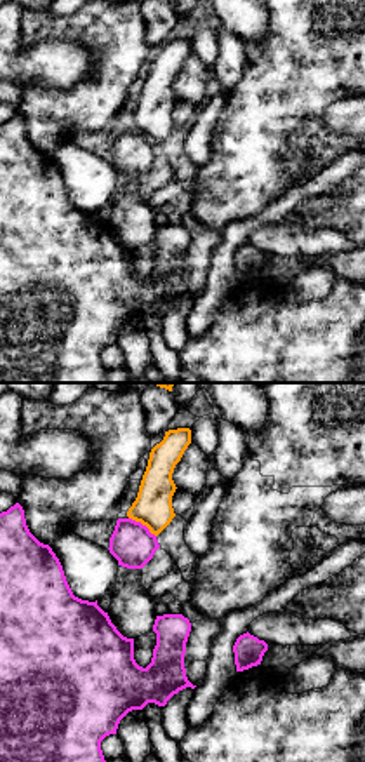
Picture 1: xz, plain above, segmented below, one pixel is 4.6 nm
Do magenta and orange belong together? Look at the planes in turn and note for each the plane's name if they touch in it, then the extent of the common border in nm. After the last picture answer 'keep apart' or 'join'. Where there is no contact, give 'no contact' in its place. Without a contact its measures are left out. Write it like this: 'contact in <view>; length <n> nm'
contact in xz; length 160 nm

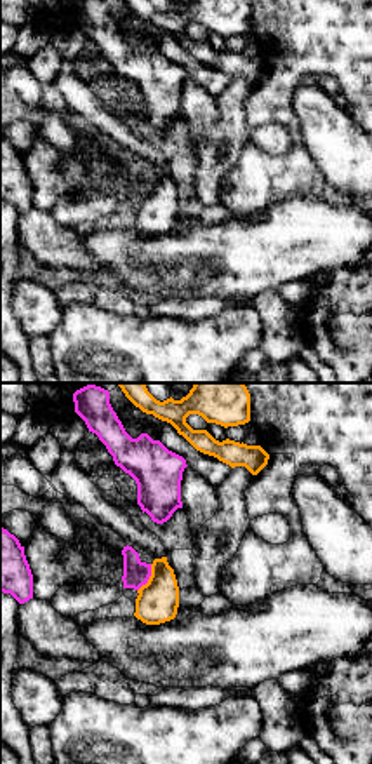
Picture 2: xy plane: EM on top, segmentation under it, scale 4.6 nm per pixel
contact in xy; length 140 nm

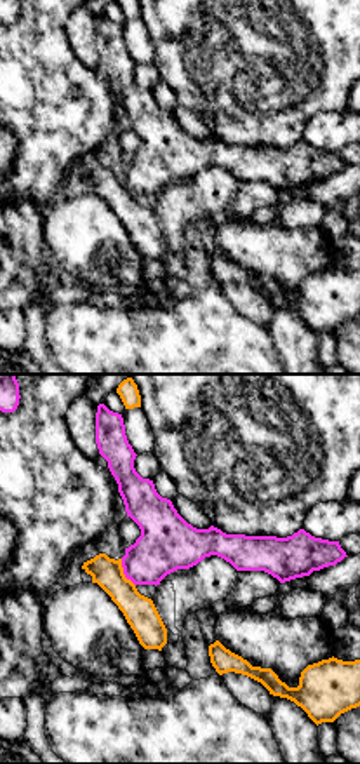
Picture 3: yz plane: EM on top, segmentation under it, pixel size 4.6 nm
contact in yz; length 140 nm

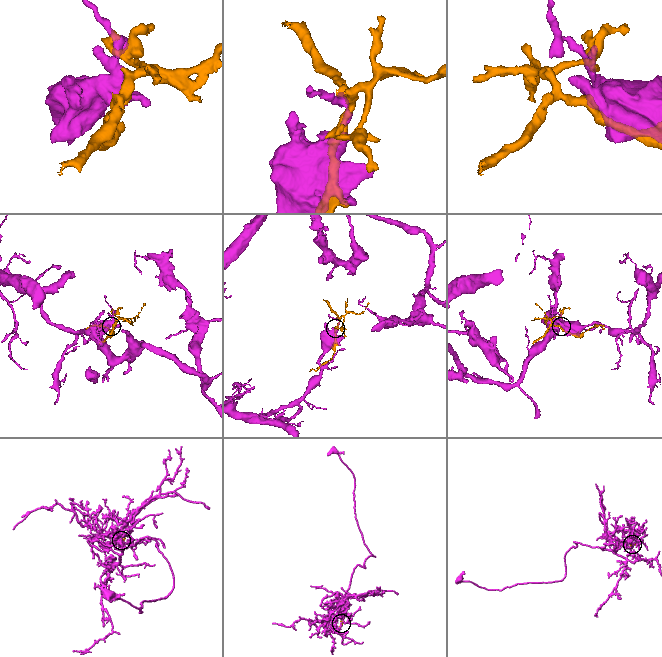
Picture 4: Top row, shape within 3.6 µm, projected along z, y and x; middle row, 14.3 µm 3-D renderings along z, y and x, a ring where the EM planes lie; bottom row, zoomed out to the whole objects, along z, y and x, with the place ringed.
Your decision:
keep apart

